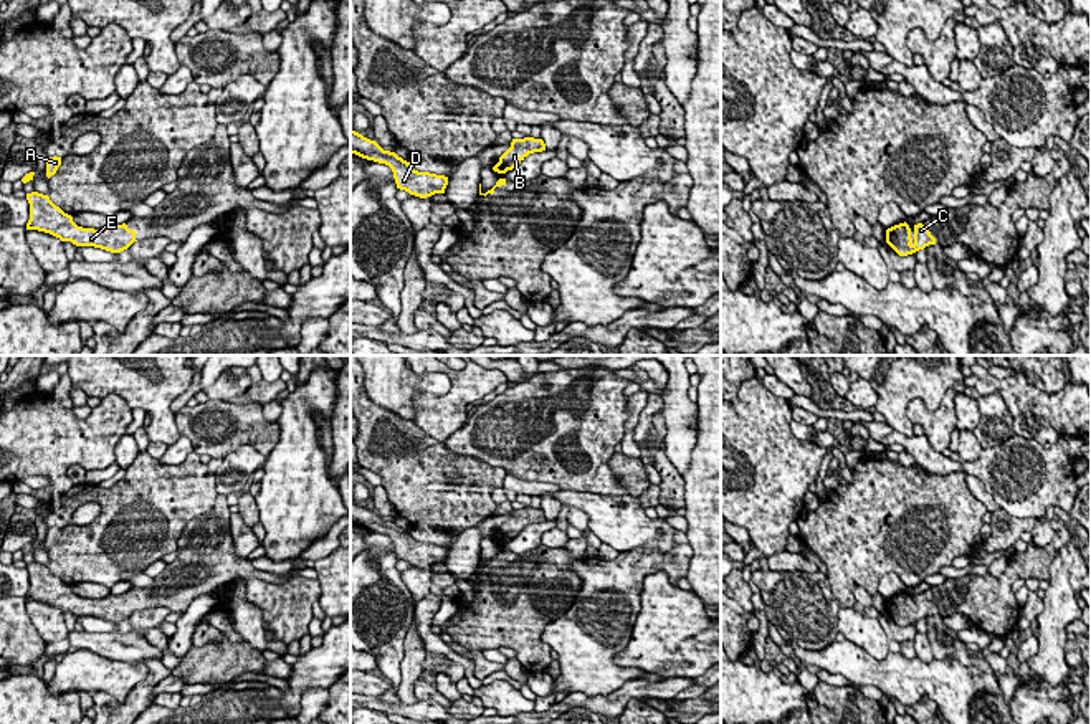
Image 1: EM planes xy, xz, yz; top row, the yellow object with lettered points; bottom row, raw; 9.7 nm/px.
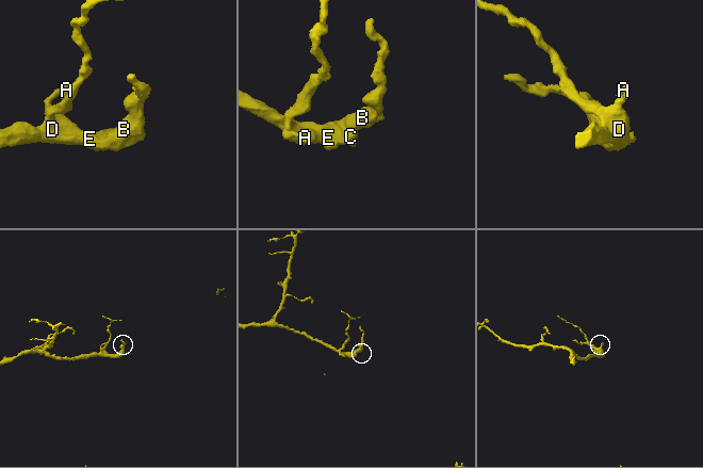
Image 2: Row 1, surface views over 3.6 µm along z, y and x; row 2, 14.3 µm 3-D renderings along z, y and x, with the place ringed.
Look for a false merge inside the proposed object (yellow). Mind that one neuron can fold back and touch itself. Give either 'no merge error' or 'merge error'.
no merge error

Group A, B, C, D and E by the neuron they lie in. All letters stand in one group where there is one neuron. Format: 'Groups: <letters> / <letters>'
Groups: A B C D E

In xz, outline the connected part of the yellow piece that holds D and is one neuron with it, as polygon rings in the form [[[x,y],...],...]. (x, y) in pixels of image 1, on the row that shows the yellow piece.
[[[350,131],[350,154],[388,165],[393,172],[397,188],[420,198],[445,193],[448,185],[448,177],[418,172],[395,152],[384,150],[375,141],[370,141],[355,131]]]

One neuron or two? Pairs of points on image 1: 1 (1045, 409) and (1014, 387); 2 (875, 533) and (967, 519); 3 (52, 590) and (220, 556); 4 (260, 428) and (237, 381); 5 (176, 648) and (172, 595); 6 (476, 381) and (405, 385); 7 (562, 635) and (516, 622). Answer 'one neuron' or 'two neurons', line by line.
1: one neuron
2: one neuron
3: one neuron
4: two neurons
5: two neurons
6: two neurons
7: two neurons

